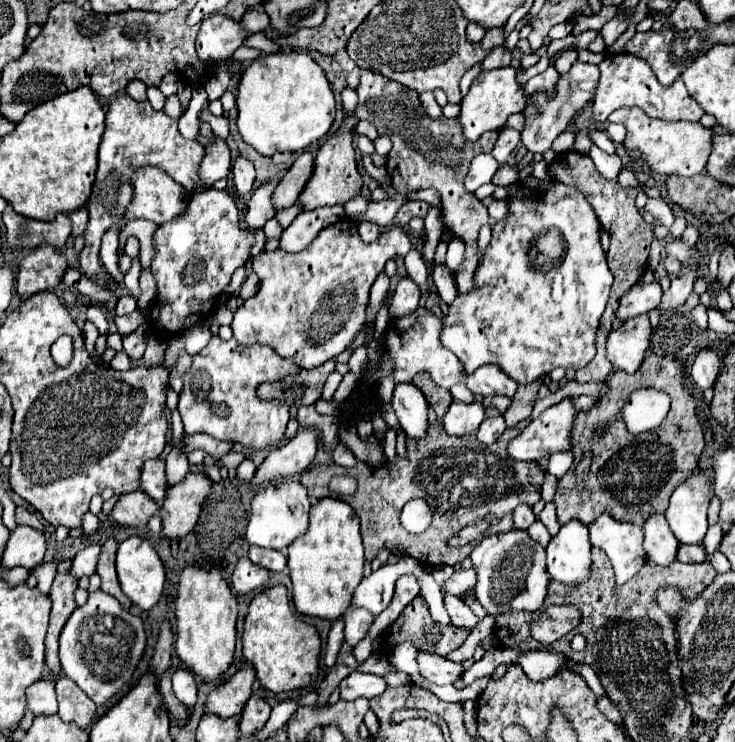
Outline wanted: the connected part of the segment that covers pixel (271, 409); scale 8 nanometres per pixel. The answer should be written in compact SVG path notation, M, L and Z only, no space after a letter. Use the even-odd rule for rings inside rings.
M214 336L210 344L194 356L190 370L184 374L184 388L178 402L184 432L204 432L216 440L240 442L248 446L248 450L272 450L286 444L288 408L284 404L258 400L256 386L296 372L298 366L292 360L280 358L266 344L242 346L234 338L220 340Z

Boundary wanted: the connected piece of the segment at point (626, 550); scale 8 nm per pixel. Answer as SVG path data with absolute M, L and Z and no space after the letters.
M602 514L590 526L592 546L606 550L614 572L616 582L628 582L646 562L646 552L642 548L644 532L642 526L616 522L610 514Z

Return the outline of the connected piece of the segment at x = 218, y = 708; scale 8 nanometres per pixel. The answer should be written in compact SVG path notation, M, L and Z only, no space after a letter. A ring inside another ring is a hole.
M250 664L242 666L226 684L210 692L206 702L206 712L218 714L220 718L238 716L252 694L254 680L256 680L256 670L252 670Z

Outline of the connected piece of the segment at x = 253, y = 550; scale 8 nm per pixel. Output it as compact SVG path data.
M250 546L250 560L272 572L282 572L286 568L286 556L278 550L260 550L260 546Z

